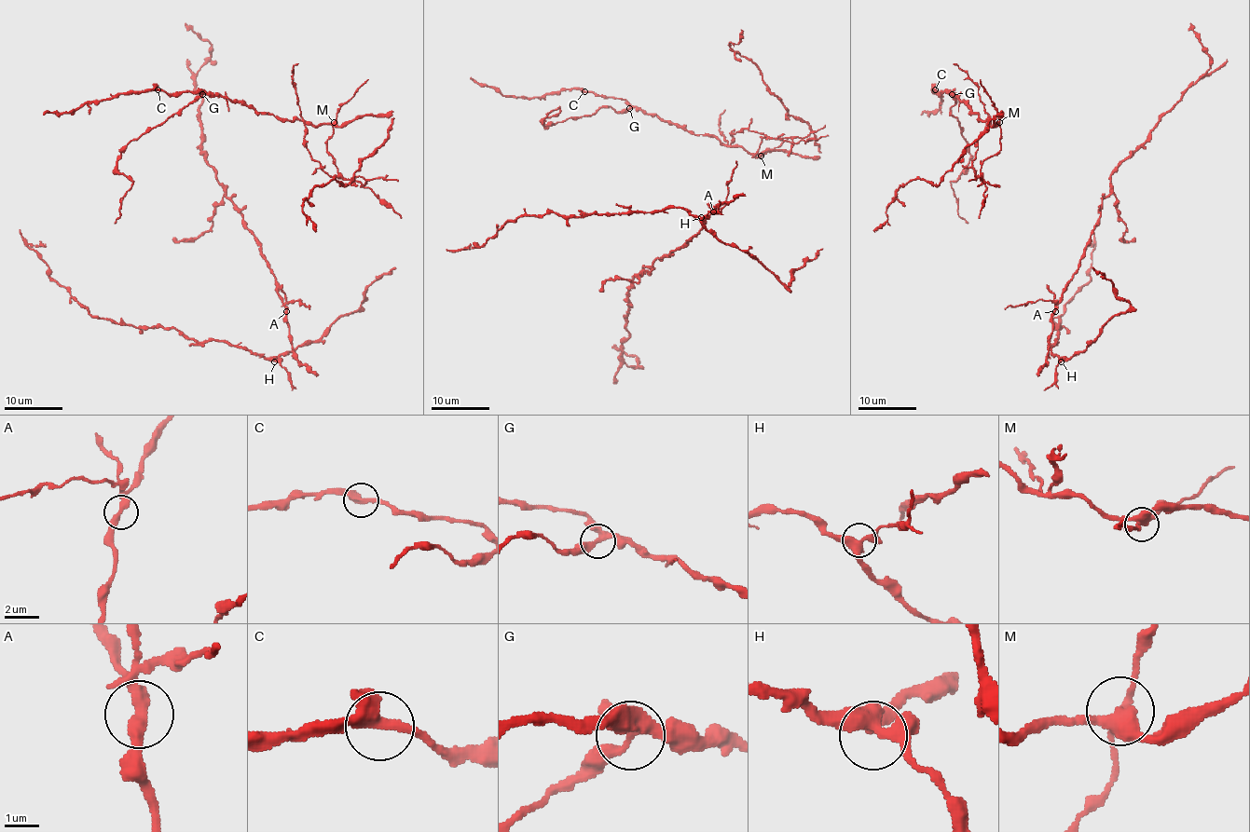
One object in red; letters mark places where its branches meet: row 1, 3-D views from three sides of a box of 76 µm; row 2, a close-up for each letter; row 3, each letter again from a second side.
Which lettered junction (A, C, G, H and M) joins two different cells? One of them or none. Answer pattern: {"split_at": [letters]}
{"split_at": ["M"]}

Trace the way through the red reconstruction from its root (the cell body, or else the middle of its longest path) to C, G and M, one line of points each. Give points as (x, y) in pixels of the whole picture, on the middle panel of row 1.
C: (827, 136), (792, 143), (742, 129), (723, 144), (637, 110), (624, 100), (584, 91)
G: (827, 136), (792, 143), (742, 129), (723, 144), (655, 115), (629, 108)
M: (827, 136), (795, 143), (763, 137), (753, 156), (761, 156)

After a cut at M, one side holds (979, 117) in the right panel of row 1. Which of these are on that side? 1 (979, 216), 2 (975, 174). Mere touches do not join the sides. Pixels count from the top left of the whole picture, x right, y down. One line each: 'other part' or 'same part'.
1: other part
2: other part

